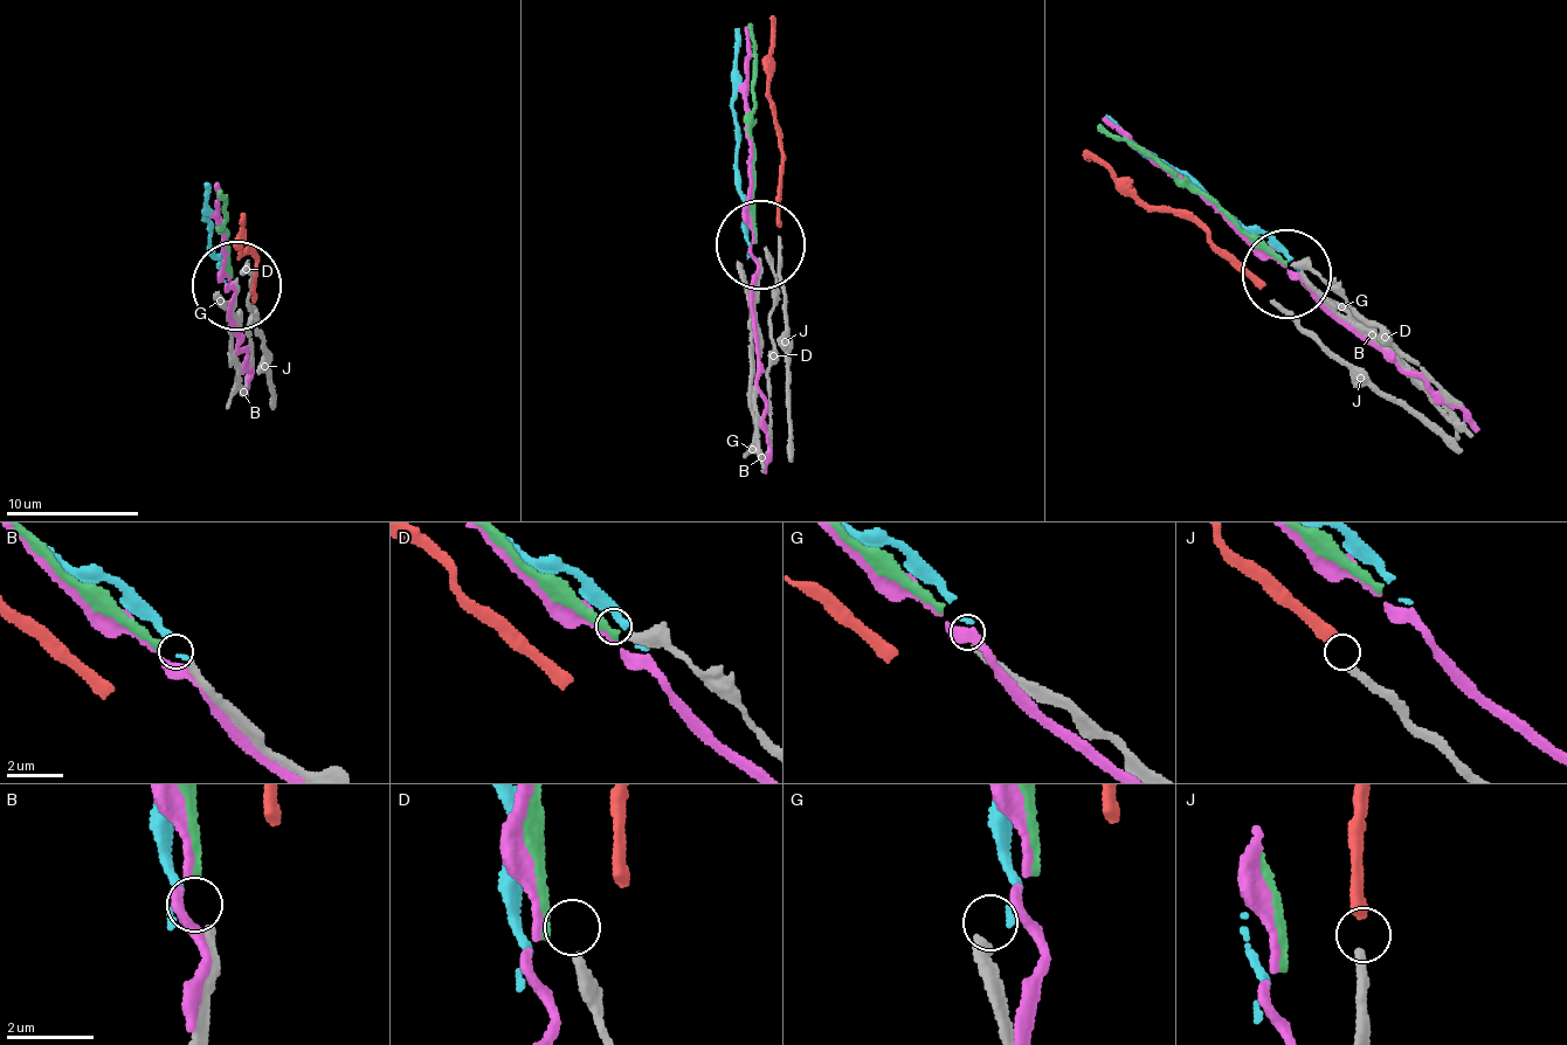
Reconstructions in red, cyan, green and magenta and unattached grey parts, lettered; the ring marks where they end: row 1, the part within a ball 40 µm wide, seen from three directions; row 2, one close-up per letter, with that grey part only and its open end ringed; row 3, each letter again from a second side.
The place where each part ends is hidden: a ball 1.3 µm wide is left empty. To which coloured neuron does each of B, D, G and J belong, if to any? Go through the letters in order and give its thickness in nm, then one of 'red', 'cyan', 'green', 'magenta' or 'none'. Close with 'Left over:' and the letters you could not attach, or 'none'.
B: calibre 240 nm; green
D: calibre 320 nm; none
G: calibre 320 nm; cyan
J: calibre 240 nm; red
Left over: D

